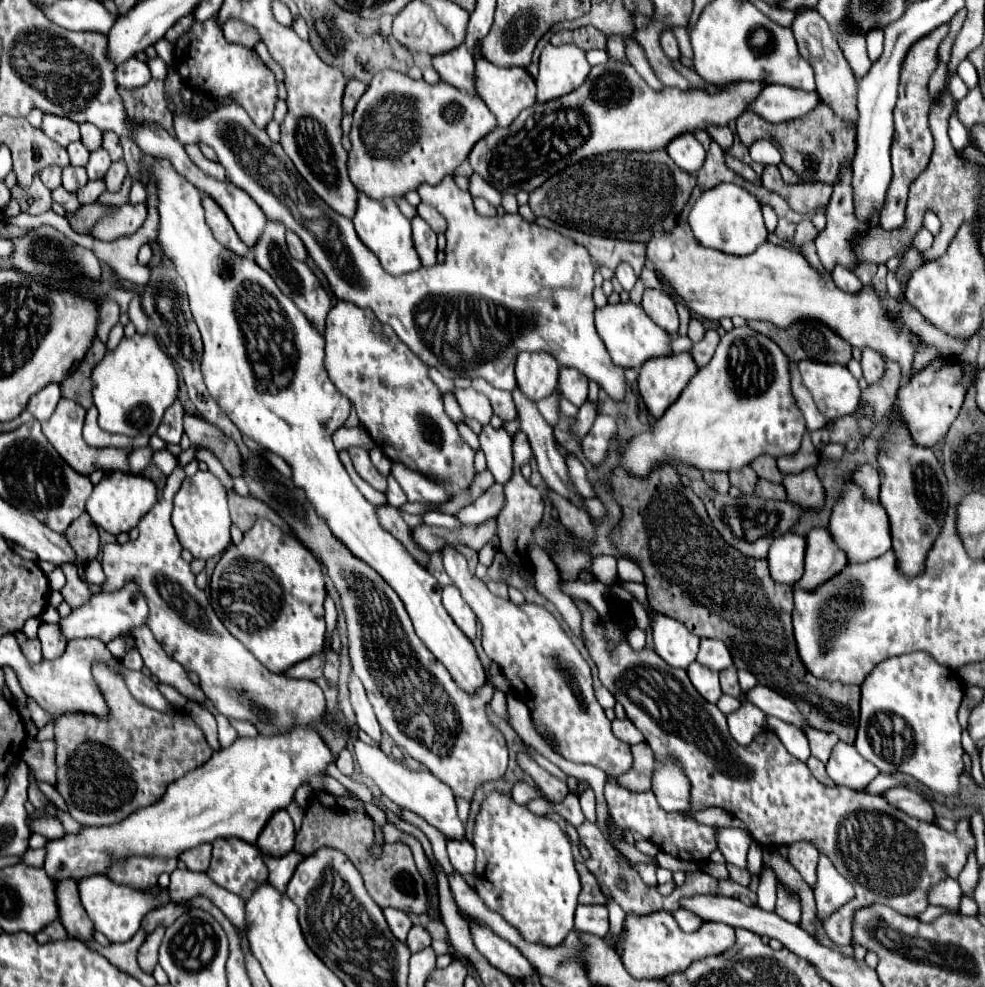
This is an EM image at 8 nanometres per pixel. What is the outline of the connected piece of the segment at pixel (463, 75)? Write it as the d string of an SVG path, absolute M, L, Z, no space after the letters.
M459 45L447 53L431 57L431 65L439 73L439 77L461 91L473 93L473 79L475 79L475 59L473 53Z

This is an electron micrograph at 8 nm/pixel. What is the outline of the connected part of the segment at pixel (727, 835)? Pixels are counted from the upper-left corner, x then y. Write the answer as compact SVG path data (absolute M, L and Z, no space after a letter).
M715 827L715 835L717 847L723 853L725 861L737 867L747 867L747 849L751 845L749 833L731 827Z

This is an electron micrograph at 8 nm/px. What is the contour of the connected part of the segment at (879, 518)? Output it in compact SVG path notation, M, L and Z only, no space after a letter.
M847 477L845 489L841 491L839 499L833 505L829 531L839 543L839 547L847 553L849 561L867 561L875 559L891 549L891 527L887 511L883 509L879 499L867 499L853 477Z

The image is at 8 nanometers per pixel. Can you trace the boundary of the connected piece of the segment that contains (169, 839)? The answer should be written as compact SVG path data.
M187 701L185 711L195 719L201 729L207 735L209 745L217 751L209 761L205 761L201 767L193 769L185 777L173 781L163 795L161 801L143 807L135 811L131 817L127 817L119 825L111 827L83 827L77 835L67 833L59 841L49 841L47 843L47 859L45 859L45 871L51 879L61 881L61 879L81 879L87 875L95 873L105 873L107 871L107 861L111 857L177 857L181 851L197 847L201 843L213 843L217 837L239 837L247 843L255 843L267 821L281 809L287 809L287 805L293 799L293 793L301 785L311 785L313 791L325 791L323 779L327 777L327 767L335 763L335 755L323 741L323 737L309 725L295 725L291 731L283 735L257 735L257 737L237 737L229 747L219 751L217 745L217 721L215 717L207 711L201 709L201 705L195 705L193 701Z

